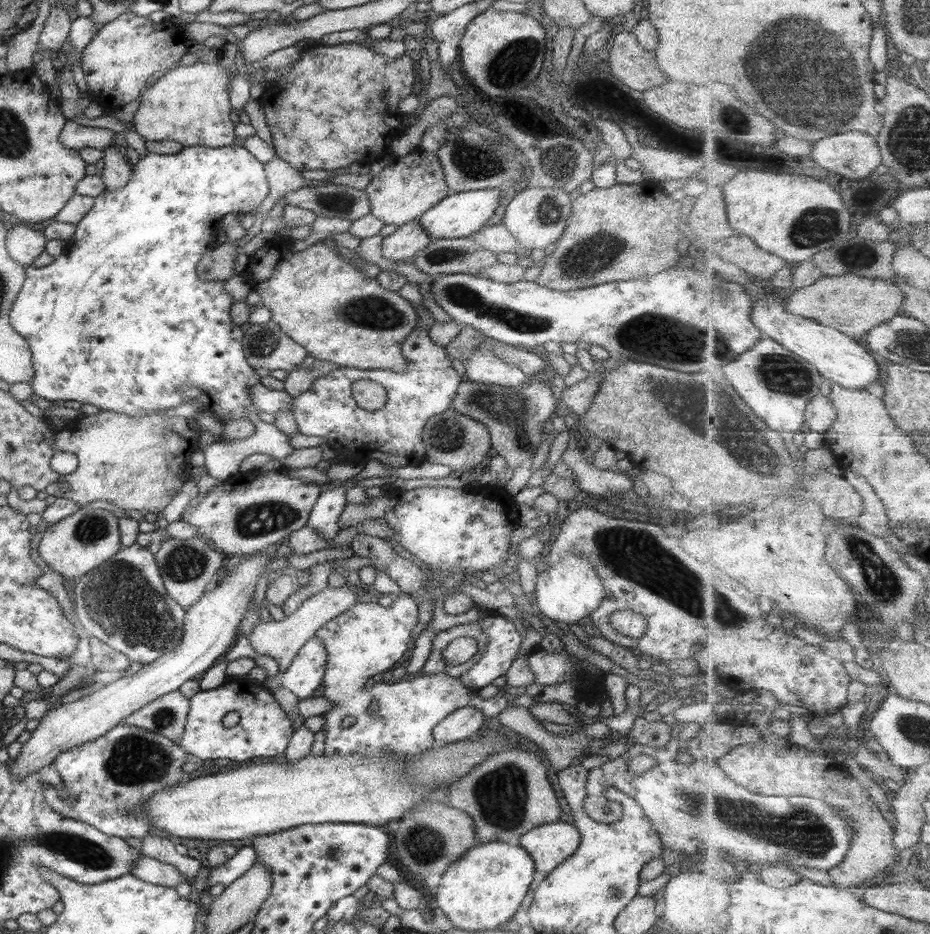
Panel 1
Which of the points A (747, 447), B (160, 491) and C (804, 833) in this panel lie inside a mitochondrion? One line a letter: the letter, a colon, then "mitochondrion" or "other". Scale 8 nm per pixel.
A: mitochondrion
B: other
C: mitochondrion

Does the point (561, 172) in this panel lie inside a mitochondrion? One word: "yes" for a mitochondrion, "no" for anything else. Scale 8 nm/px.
yes

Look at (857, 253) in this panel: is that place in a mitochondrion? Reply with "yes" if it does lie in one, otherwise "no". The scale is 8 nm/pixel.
yes

